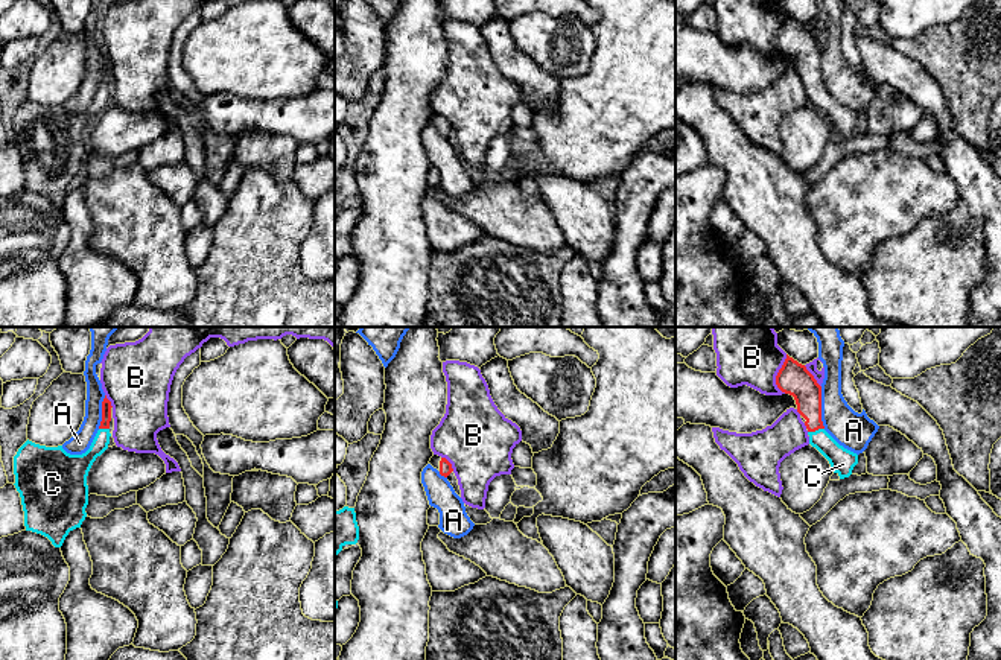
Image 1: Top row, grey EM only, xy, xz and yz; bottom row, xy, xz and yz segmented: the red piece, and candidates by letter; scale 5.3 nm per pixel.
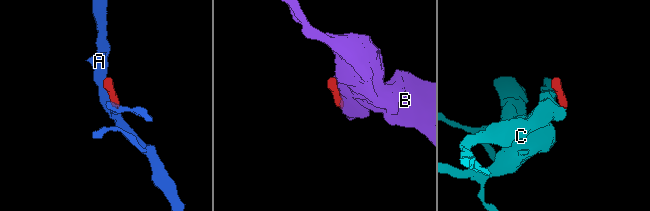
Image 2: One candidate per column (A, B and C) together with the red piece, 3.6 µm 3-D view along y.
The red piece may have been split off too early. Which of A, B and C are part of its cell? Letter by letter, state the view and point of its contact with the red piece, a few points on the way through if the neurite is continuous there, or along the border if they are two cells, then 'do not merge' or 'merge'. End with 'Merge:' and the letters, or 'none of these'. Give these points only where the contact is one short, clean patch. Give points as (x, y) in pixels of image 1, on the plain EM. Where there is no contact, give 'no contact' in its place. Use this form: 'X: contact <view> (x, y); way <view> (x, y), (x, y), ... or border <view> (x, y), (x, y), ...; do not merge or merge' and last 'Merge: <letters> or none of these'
A: contact yz (820, 67); border yz (820, 46), (820, 79), (825, 87); do not merge
B: contact yz (778, 34); do not merge
C: contact yz (816, 88); way yz (802, 44), (808, 53), (816, 88), (842, 119); merge
Merge: C

